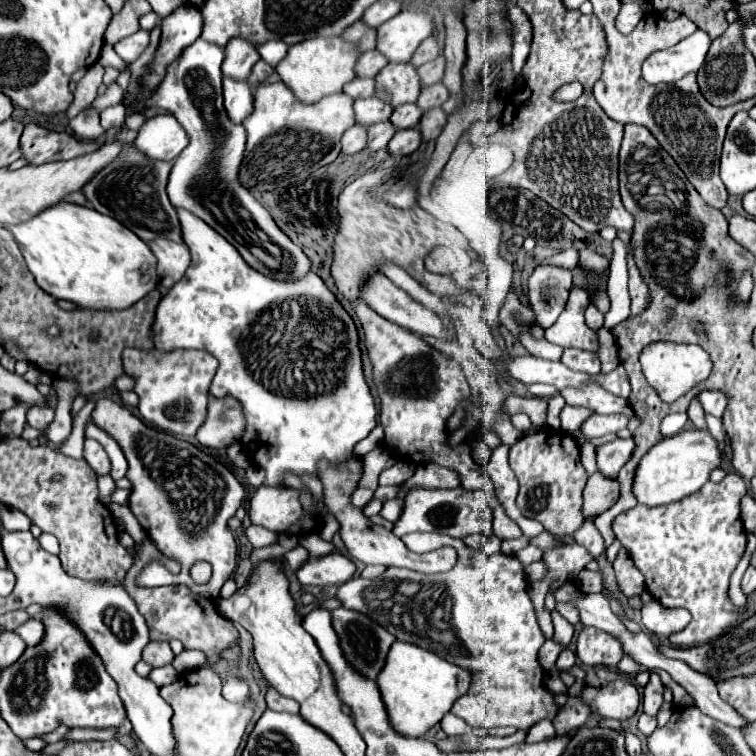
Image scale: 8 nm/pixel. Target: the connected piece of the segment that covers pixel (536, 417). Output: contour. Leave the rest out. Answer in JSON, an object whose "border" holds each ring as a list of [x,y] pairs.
{"border":[[[511,395],[507,399],[507,411],[513,413],[527,413],[531,417],[531,423],[537,427],[545,425],[547,419],[547,399],[541,397],[515,397]]]}

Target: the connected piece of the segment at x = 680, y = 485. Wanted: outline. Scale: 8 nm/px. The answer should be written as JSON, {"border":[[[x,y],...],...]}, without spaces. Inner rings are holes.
{"border":[[[687,429],[673,437],[657,443],[639,463],[635,473],[633,493],[639,503],[657,507],[675,503],[691,493],[697,493],[709,481],[711,471],[715,471],[723,461],[723,453],[719,451],[717,441],[707,429]]]}

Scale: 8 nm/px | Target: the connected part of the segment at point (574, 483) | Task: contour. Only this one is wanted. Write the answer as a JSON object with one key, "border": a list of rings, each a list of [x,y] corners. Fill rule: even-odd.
{"border":[[[551,429],[525,435],[511,447],[509,465],[519,479],[517,507],[525,517],[537,519],[557,537],[573,535],[575,529],[583,525],[583,489],[587,483],[587,471],[581,463],[579,443],[571,435]]]}

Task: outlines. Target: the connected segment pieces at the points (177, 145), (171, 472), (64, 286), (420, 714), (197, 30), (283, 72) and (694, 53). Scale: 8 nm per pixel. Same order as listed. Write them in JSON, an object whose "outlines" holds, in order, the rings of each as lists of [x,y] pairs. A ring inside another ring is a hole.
{"outlines":[[[[165,113],[149,117],[141,125],[135,139],[135,149],[155,161],[173,161],[187,147],[187,141],[189,137],[179,121]]],[[[99,399],[91,417],[121,445],[129,461],[127,479],[133,483],[129,509],[159,551],[165,557],[181,561],[181,571],[173,583],[187,585],[196,595],[219,599],[219,591],[231,577],[237,561],[237,543],[227,521],[245,499],[243,485],[217,459],[187,441],[147,427],[119,401]],[[197,561],[211,563],[213,575],[209,583],[198,585],[191,579],[189,569]]],[[[63,201],[41,211],[33,219],[19,225],[9,225],[7,229],[21,247],[26,265],[37,285],[57,299],[67,299],[85,309],[127,309],[157,287],[157,259],[151,255],[147,245],[119,221],[97,213],[95,209]]],[[[395,641],[391,645],[383,671],[377,677],[377,685],[389,711],[393,729],[401,735],[417,737],[425,735],[435,723],[439,723],[443,715],[451,711],[457,697],[467,693],[467,689],[471,687],[471,675],[465,669],[443,661],[443,657],[429,649],[405,641]]],[[[191,3],[179,7],[175,13],[167,15],[161,23],[161,45],[155,57],[153,73],[143,79],[145,89],[155,89],[159,81],[165,77],[165,67],[179,57],[179,53],[195,43],[203,29],[203,15],[199,15],[199,9]]],[[[343,35],[333,37],[315,37],[291,45],[287,57],[277,65],[277,73],[287,87],[299,97],[303,103],[315,103],[325,95],[337,93],[345,83],[355,79],[355,65],[359,59],[359,45],[351,45],[351,41],[343,41]]],[[[697,29],[677,45],[649,55],[643,63],[643,79],[653,85],[679,81],[683,75],[697,71],[703,65],[709,47],[711,37]]]]}

